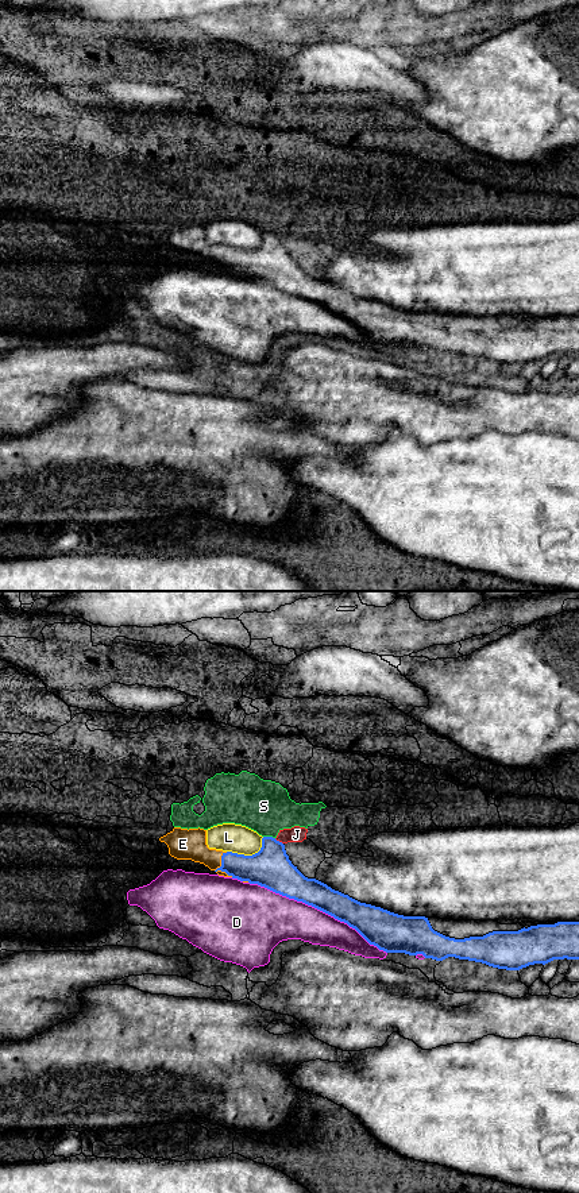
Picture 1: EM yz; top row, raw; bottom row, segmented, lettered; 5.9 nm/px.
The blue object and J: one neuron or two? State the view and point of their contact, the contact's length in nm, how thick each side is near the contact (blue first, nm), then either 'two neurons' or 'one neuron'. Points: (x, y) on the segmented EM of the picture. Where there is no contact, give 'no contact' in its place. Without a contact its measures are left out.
meets blue in yz at (278, 841); contact 70 nm long; 240 nm thick on the blue side, 100 nm on the other; two neurons

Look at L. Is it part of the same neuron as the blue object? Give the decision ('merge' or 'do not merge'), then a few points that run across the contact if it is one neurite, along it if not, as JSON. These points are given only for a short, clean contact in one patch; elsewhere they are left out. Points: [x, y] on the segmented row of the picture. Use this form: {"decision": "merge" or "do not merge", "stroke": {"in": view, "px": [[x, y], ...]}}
{"decision": "do not merge", "stroke": {"in": "yz", "px": [[263, 837], [262, 846], [253, 854], [227, 852]]}}

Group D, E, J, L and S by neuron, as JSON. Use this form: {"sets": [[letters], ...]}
{"sets": [["D"], ["E"], ["J", "S"], ["L"]]}

